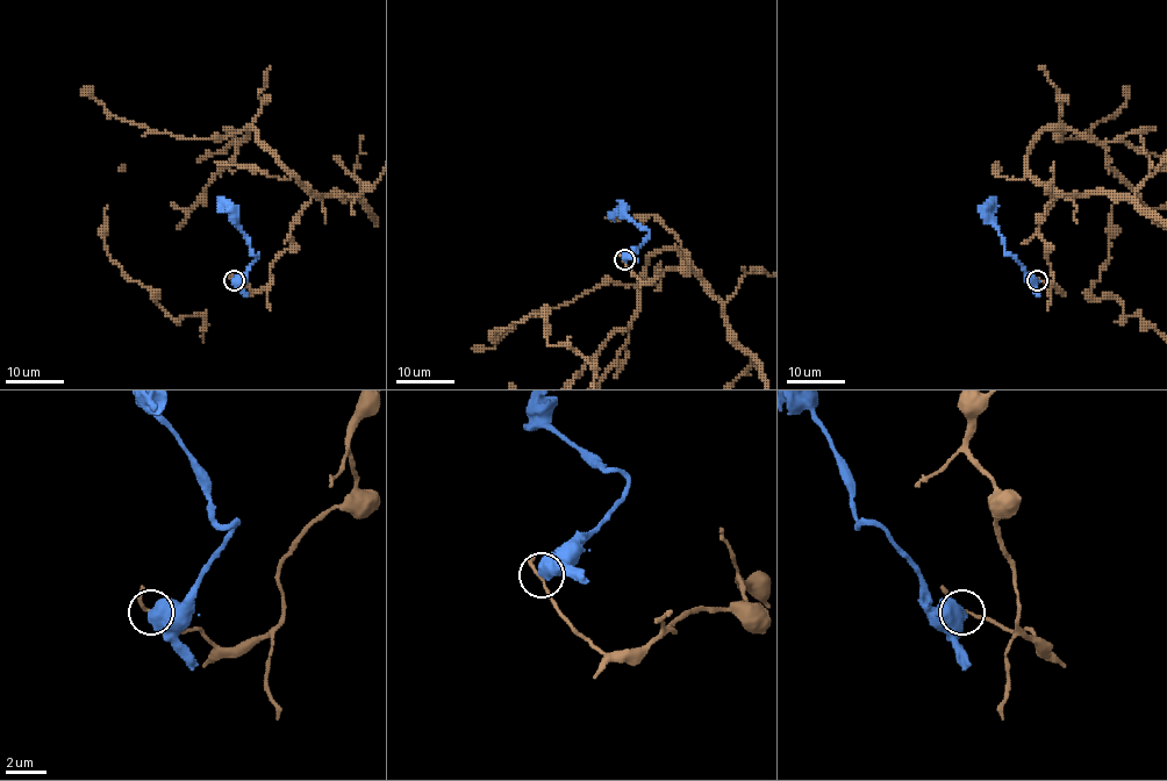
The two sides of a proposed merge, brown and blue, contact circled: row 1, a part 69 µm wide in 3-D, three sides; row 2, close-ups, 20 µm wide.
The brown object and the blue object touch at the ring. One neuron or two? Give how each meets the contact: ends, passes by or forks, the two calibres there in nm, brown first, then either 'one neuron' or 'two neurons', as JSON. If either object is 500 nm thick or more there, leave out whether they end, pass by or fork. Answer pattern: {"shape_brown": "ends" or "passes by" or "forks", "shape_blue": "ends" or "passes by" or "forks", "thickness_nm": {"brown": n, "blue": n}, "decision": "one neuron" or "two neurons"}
{"thickness_nm": {"brown": 150, "blue": 650}, "decision": "one neuron"}

